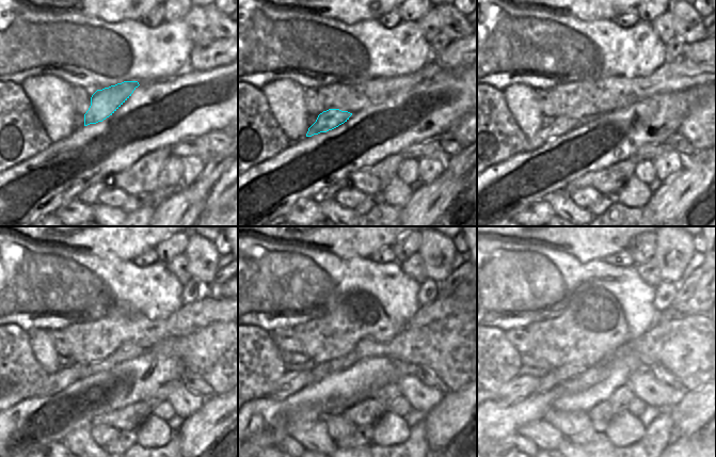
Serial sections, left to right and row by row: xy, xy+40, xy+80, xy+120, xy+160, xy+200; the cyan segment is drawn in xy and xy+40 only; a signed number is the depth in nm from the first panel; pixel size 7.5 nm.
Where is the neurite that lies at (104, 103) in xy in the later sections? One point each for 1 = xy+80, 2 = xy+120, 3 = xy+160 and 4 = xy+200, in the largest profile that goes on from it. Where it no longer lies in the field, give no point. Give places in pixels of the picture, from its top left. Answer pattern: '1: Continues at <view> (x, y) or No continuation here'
1: Continues at xy+80 (562, 124)
2: Continues at xy+120 (54, 382)
3: Continues at xy+160 (291, 382)
4: Continues at xy+200 (522, 387).

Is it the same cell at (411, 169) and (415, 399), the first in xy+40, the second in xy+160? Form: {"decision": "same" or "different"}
{"decision": "different"}

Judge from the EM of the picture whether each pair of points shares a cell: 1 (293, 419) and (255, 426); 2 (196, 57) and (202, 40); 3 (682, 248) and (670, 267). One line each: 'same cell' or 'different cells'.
1: same cell
2: different cells
3: same cell

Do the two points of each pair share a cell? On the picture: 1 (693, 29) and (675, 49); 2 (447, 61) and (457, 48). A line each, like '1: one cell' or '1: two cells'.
1: two cells
2: one cell

